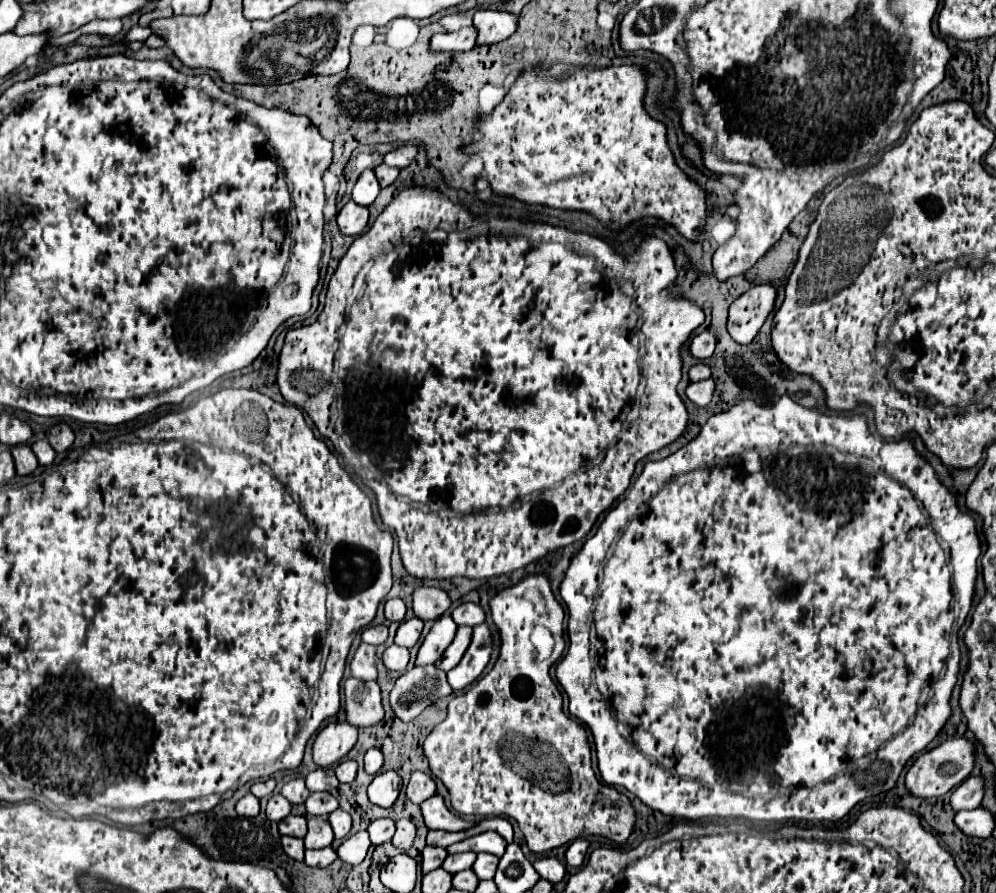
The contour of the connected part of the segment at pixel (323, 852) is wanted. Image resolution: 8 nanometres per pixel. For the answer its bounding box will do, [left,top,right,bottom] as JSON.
[304,847,336,867]

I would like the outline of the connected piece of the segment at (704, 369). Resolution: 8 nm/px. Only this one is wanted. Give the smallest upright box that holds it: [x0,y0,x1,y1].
[688,363,710,381]

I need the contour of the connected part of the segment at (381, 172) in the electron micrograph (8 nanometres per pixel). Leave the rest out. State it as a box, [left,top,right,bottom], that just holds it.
[374,165,398,187]

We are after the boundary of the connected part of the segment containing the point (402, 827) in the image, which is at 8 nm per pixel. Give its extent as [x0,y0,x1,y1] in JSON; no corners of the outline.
[392,819,416,851]

